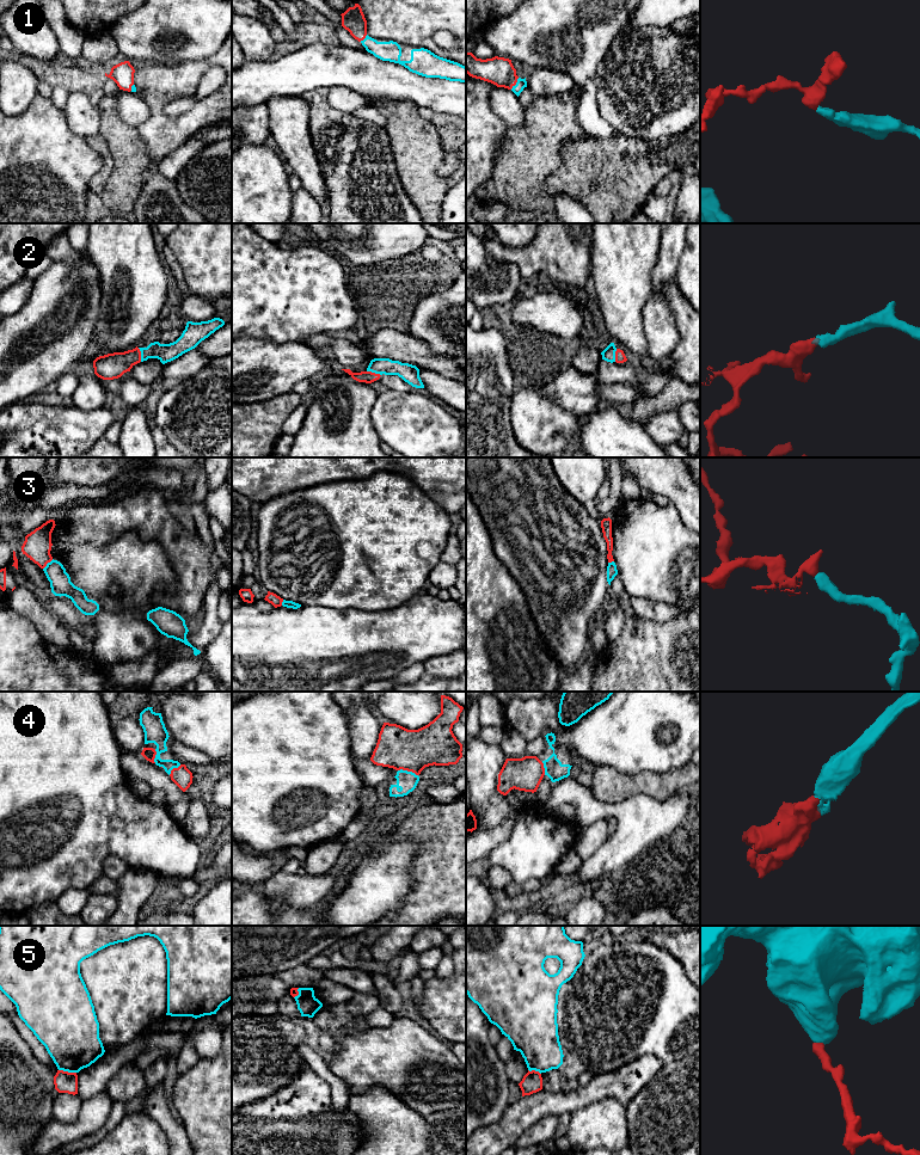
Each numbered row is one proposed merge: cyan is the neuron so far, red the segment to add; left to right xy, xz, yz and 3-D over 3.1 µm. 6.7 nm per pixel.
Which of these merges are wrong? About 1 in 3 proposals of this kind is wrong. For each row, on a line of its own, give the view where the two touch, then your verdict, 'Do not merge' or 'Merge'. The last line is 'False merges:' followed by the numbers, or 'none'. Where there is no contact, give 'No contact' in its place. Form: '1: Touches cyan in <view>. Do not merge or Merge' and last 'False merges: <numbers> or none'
1: Touches cyan in yz. Merge
2: Touches cyan in xy. Merge
3: Touches cyan in xy. Do not merge
4: Touches cyan in xz. Merge
5: Touches cyan in xy. Do not merge
False merges: 3, 5

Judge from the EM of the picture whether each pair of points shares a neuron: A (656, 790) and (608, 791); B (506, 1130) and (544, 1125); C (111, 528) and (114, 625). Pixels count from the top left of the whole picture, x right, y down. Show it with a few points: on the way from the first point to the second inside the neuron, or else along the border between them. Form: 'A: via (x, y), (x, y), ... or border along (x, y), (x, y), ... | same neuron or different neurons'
A: via (644, 786), (620, 786) | same neuron
B: border along (554, 1114), (541, 1117), (514, 1142) | different neurons
C: border along (139, 535), (127, 530), (99, 547), (83, 542) | different neurons

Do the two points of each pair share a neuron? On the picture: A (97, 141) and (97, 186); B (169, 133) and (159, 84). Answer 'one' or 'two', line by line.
A: one
B: one

